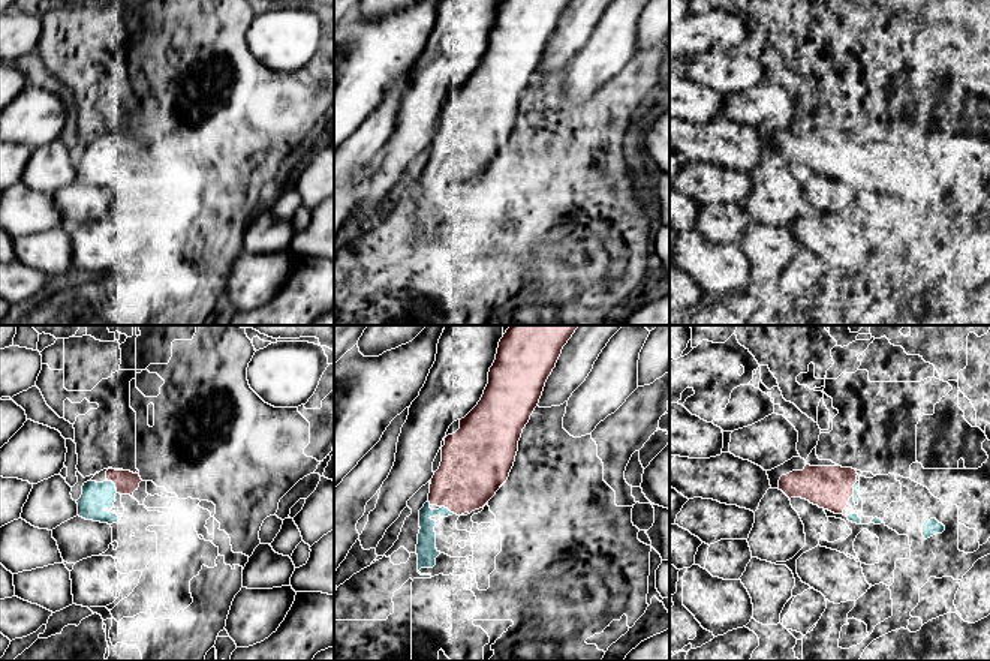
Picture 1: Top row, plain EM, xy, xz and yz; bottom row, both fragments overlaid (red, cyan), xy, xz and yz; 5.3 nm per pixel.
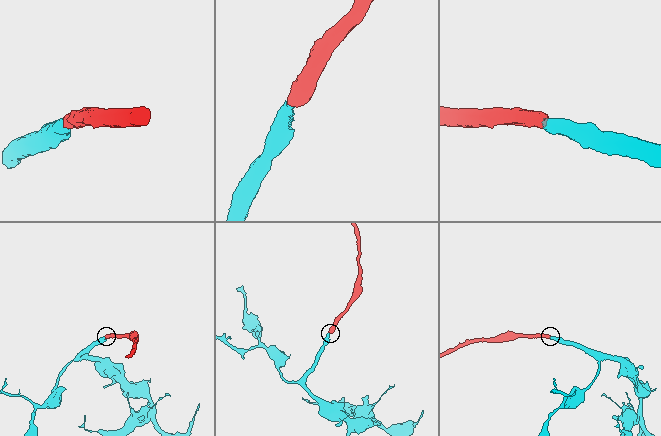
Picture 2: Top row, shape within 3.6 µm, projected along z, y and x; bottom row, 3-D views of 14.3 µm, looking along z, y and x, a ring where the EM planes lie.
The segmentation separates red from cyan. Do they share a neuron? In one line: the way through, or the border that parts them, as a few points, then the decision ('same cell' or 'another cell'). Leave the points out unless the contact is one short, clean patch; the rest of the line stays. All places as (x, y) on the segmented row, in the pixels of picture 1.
same cell

